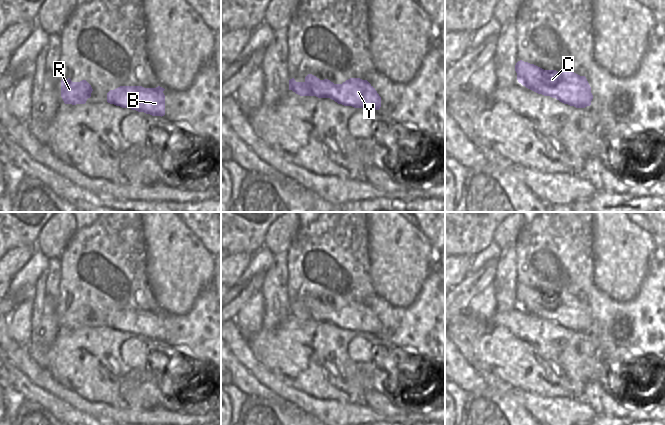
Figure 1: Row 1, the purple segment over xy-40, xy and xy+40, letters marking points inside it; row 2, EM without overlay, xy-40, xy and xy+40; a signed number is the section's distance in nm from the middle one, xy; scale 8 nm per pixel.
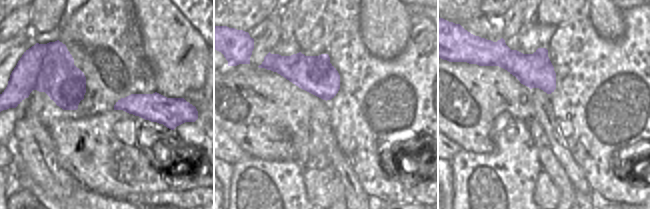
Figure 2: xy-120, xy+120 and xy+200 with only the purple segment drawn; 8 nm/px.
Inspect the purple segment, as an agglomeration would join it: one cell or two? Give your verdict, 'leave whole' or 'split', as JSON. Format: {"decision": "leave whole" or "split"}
{"decision": "split"}

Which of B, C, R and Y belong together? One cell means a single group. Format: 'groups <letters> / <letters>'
groups B C Y / R

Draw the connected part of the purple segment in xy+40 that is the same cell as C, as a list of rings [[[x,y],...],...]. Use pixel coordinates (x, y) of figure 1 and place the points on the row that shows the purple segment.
[[[518,61],[515,65],[517,80],[526,88],[544,96],[556,98],[576,108],[591,105],[593,95],[585,76],[570,70],[544,70],[534,64]]]

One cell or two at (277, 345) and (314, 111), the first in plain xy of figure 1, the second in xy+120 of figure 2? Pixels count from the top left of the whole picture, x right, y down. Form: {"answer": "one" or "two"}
{"answer": "one"}

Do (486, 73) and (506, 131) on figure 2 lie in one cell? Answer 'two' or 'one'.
two

